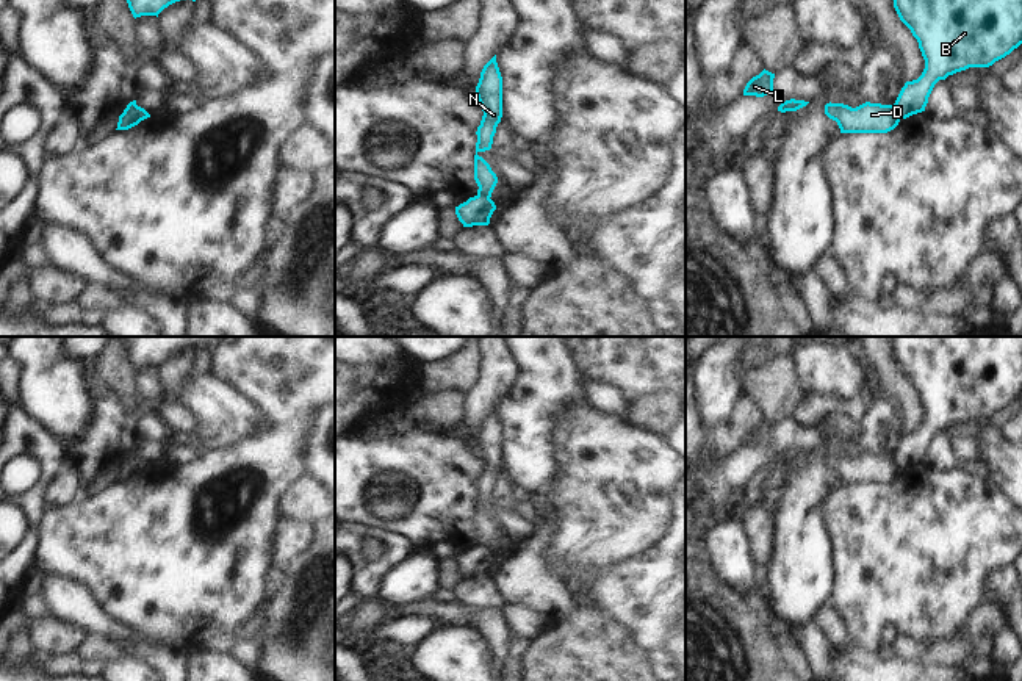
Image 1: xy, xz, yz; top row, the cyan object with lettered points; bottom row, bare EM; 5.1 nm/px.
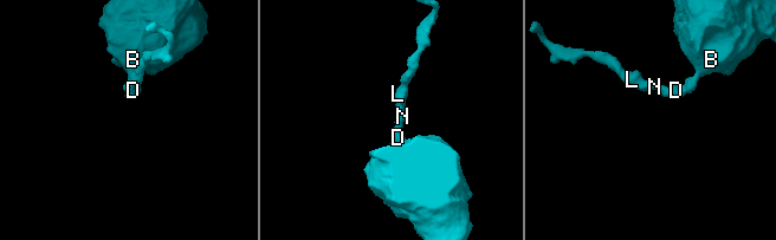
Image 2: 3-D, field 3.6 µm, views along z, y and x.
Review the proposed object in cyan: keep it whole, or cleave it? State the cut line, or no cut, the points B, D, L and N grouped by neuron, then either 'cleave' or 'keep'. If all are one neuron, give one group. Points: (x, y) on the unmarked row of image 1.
cut yz (892, 456), (900, 468); groups B / D L N; cleave

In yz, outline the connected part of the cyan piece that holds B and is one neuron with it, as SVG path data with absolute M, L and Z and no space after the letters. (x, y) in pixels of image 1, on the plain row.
M891 337L891 341L894 359L917 390L925 410L922 426L906 432L894 454L900 470L925 462L939 431L969 418L989 418L1022 395L1022 337Z

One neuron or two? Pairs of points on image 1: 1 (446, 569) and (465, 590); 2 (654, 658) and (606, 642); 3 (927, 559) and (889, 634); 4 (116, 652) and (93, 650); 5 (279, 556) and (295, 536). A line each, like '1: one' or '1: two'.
1: two
2: two
3: two
4: one
5: one

